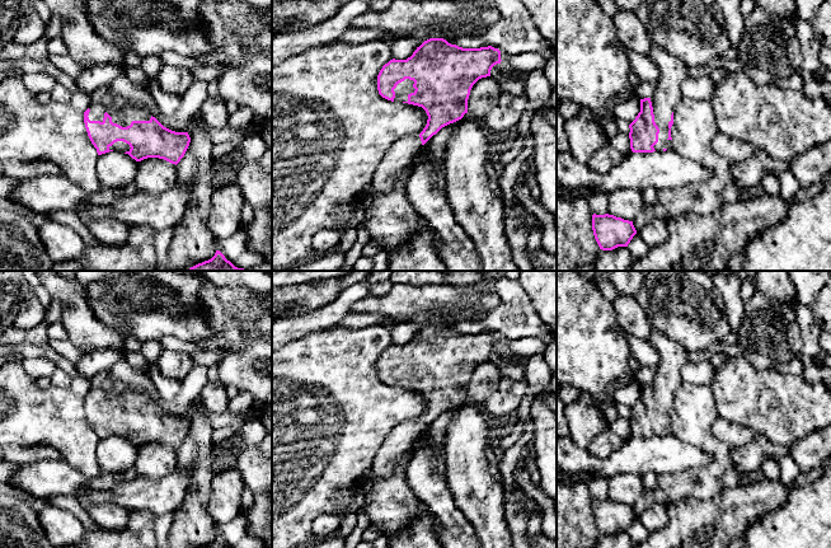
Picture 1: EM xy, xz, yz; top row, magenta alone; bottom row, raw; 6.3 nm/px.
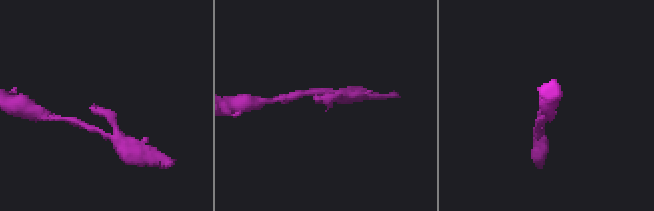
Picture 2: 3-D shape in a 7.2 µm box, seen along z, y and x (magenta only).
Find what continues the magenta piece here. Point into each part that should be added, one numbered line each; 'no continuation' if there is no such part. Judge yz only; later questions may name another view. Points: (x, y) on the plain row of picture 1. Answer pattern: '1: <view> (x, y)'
1: yz (674, 356)

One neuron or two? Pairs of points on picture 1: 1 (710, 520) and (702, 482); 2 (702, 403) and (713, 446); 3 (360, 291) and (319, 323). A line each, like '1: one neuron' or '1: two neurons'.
1: two neurons
2: one neuron
3: one neuron

